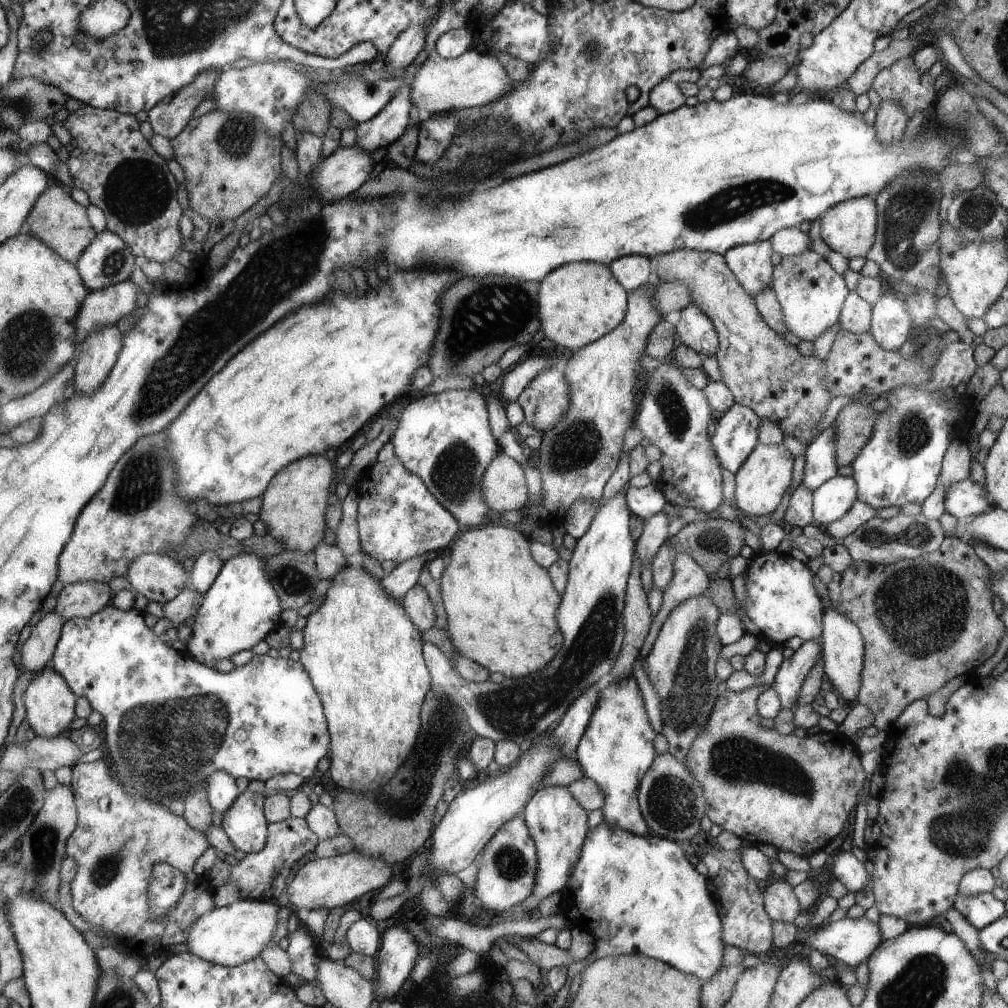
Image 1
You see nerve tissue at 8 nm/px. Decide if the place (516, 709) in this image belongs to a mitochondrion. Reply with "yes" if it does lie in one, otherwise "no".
yes

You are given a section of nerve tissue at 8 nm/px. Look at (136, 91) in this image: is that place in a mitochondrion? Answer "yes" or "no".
no

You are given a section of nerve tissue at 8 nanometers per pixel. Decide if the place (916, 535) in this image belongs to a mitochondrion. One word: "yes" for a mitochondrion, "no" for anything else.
yes

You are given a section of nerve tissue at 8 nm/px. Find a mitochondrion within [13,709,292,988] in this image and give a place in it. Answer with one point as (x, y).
(45, 843)

